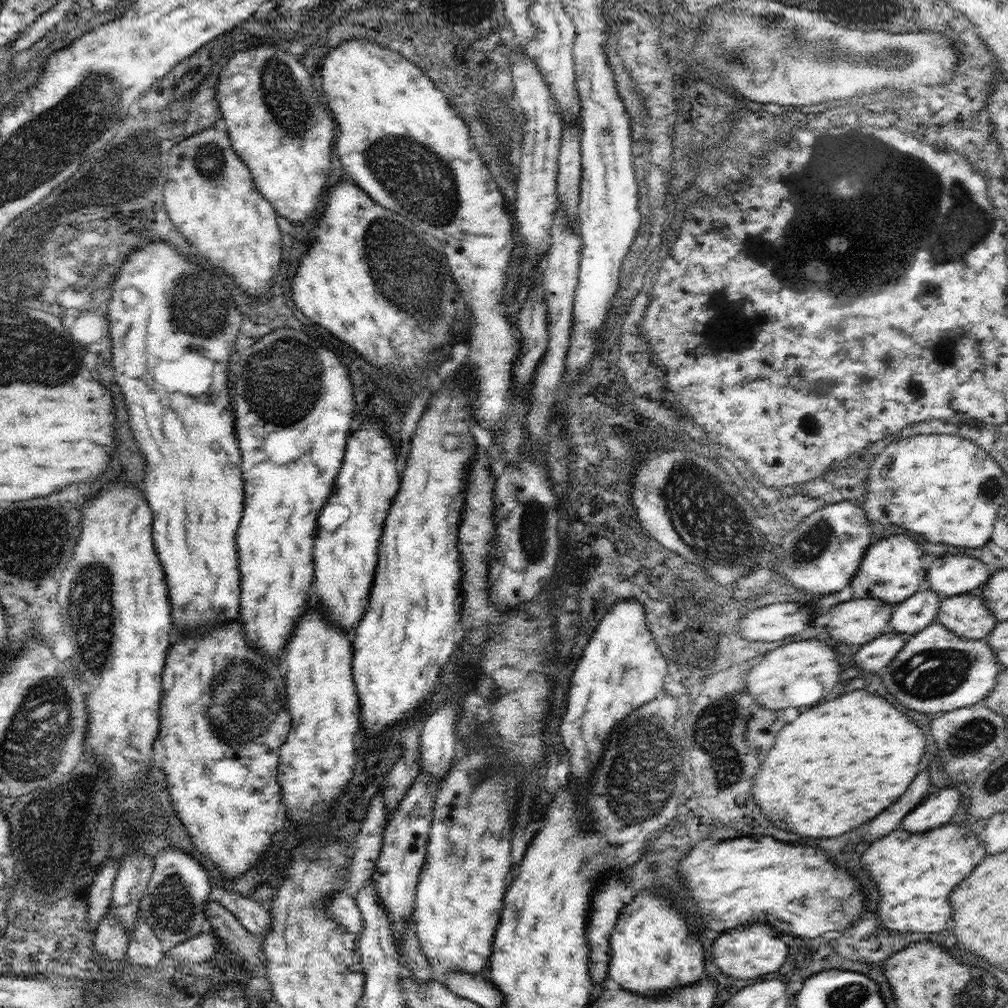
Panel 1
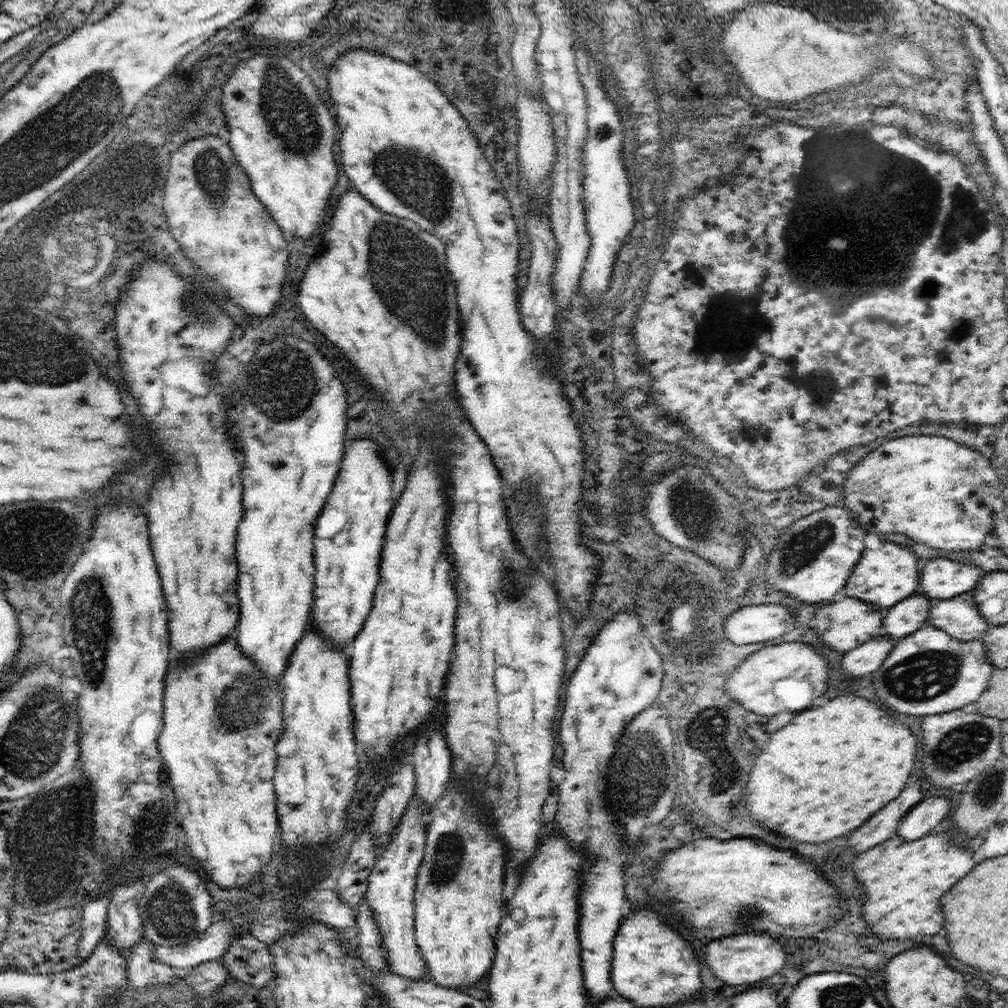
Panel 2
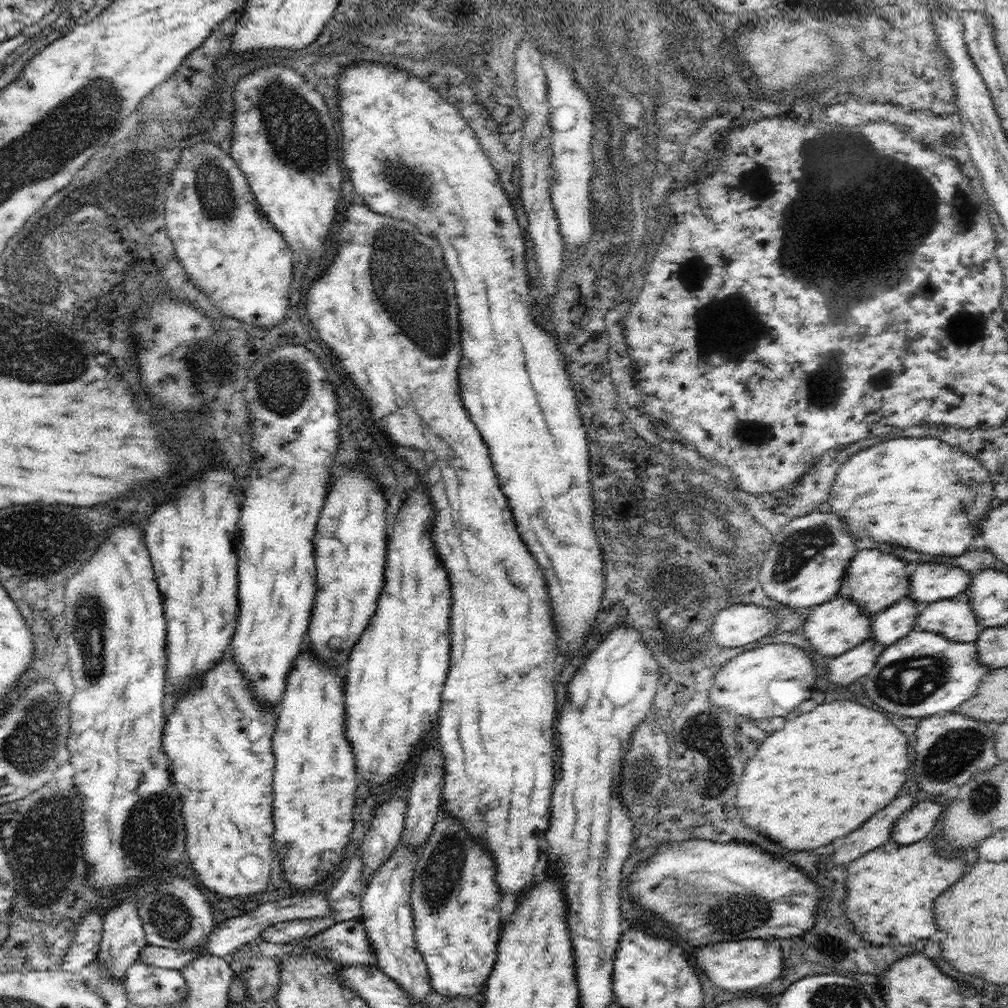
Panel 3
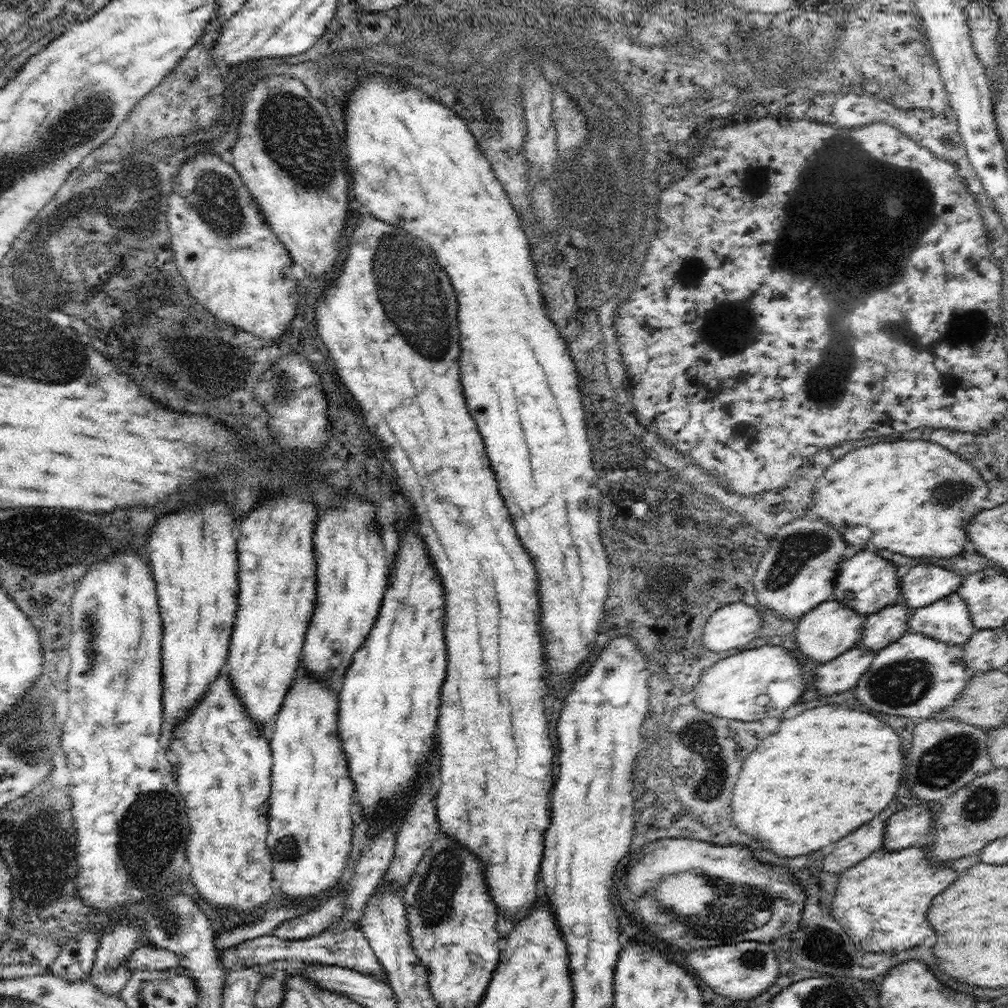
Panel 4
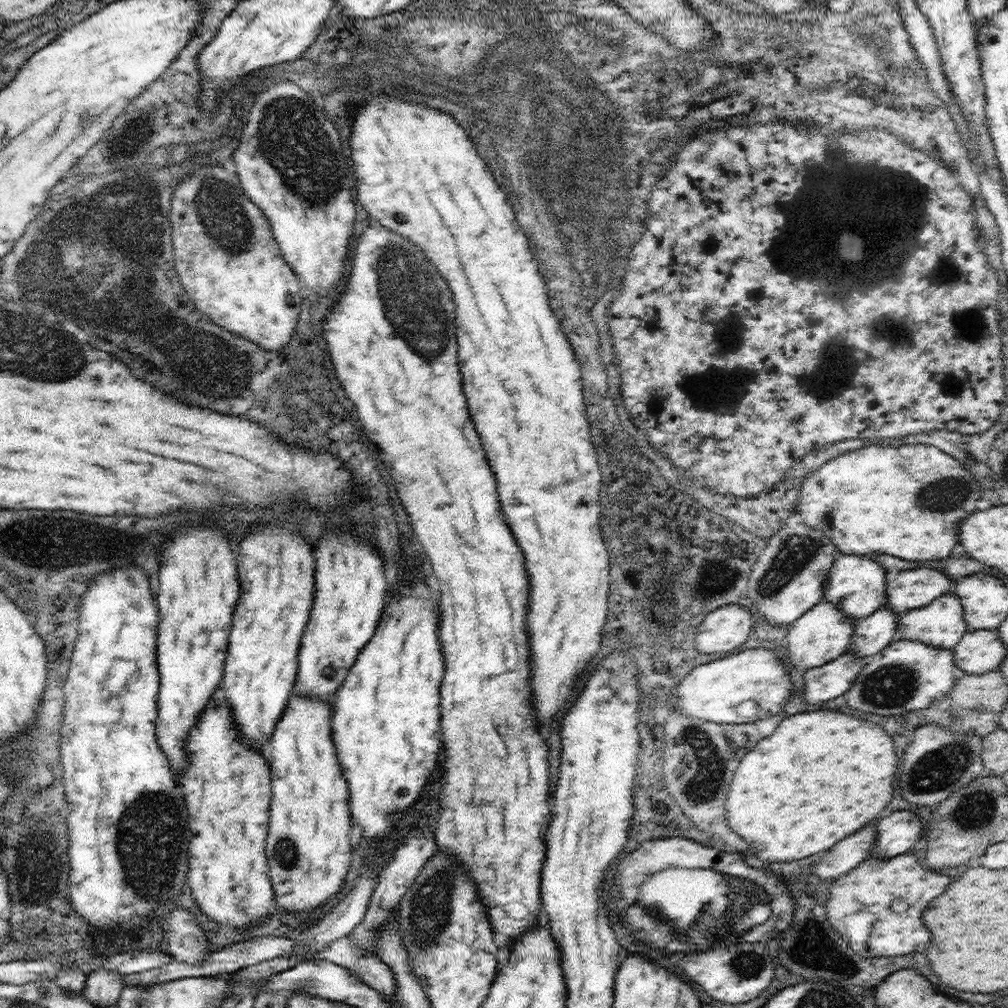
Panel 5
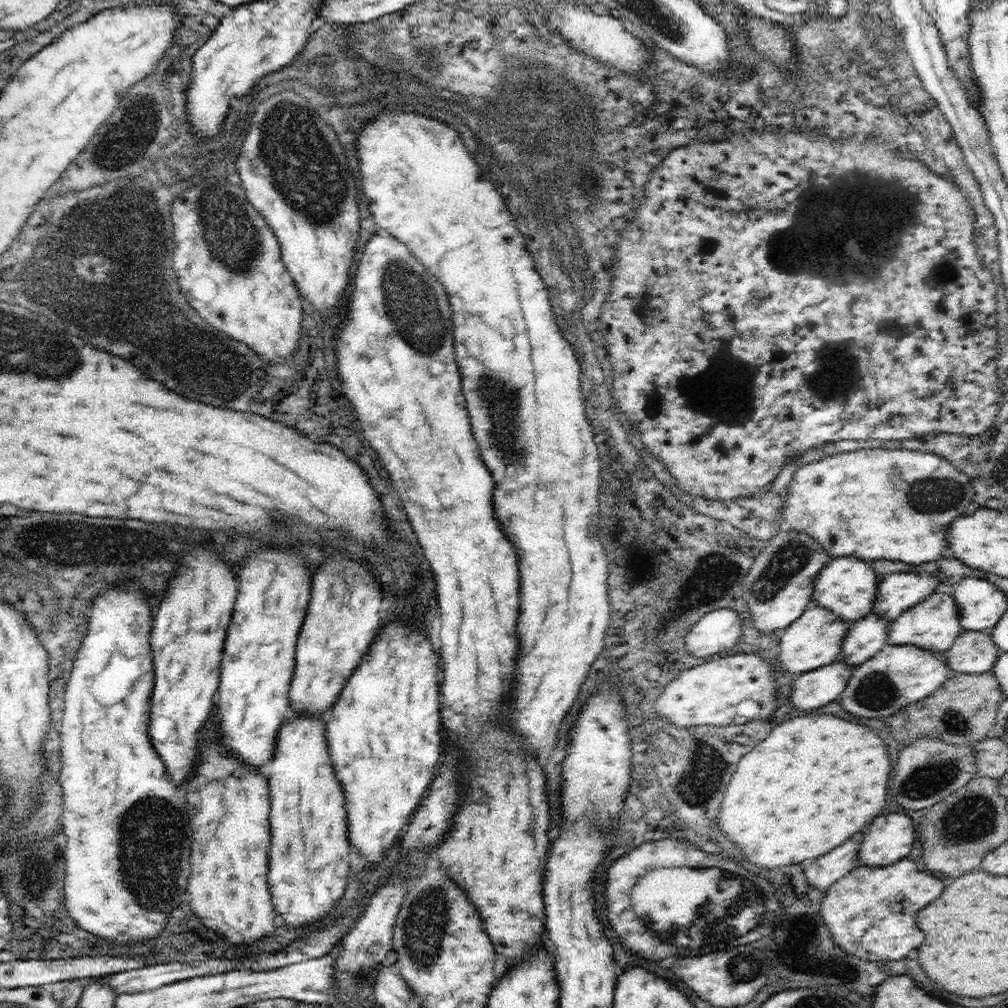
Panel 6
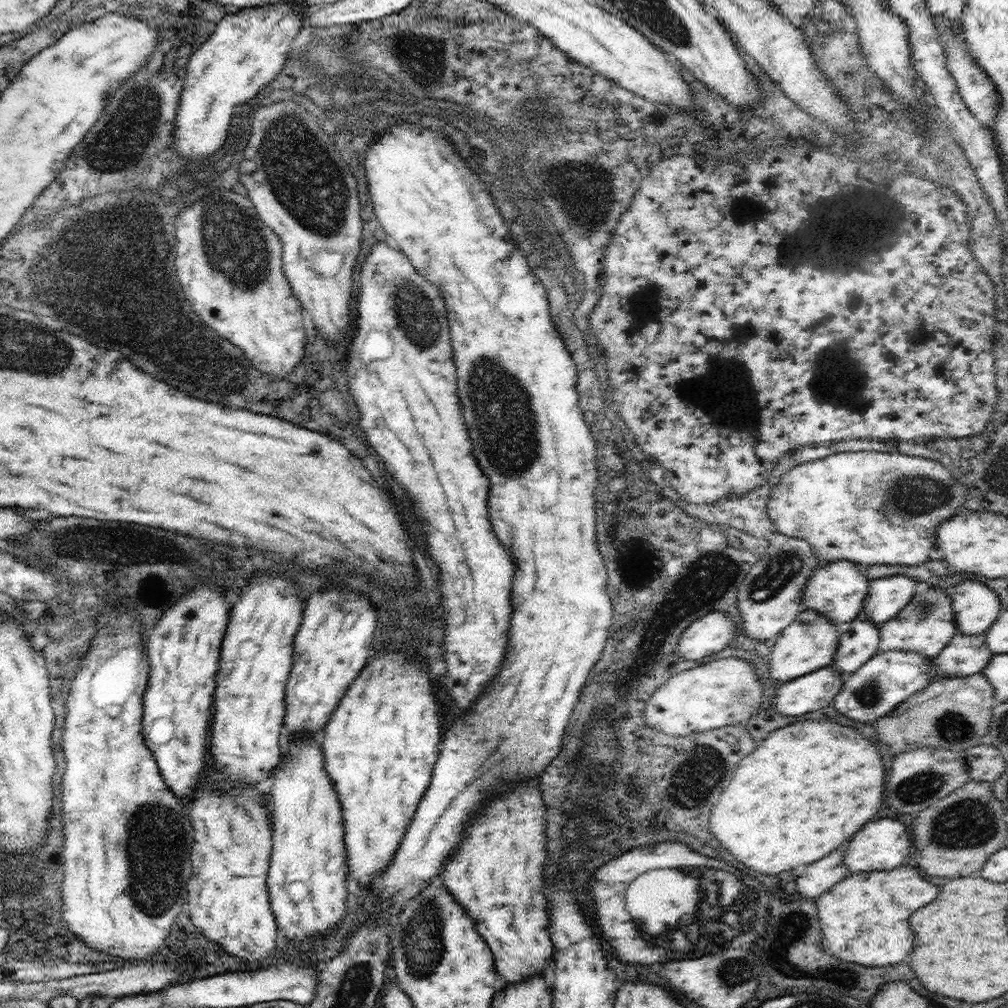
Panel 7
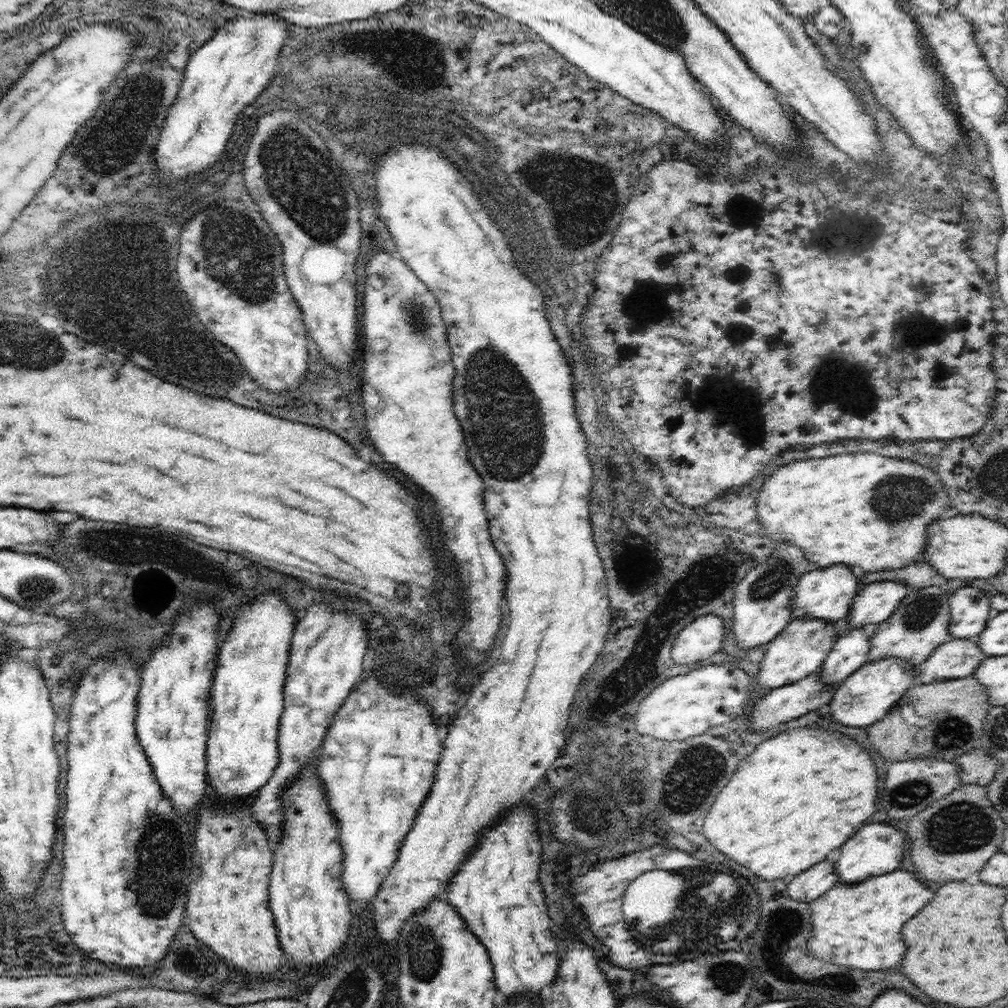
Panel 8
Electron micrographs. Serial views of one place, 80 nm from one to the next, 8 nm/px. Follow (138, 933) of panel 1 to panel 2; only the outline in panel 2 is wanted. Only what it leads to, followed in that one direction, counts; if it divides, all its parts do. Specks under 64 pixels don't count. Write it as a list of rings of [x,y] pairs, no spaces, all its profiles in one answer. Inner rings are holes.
[[[144,936],[142,943],[138,943],[126,954],[125,966],[129,984],[138,992],[145,992],[153,985],[174,985],[180,980],[177,971],[157,962],[153,953],[155,946],[156,944]]]

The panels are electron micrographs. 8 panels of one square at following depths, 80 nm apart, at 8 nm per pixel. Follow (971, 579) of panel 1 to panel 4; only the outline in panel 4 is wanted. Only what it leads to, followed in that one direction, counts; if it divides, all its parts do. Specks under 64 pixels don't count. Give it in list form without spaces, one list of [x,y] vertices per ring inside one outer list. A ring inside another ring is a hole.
[[[924,564],[914,566],[899,580],[900,601],[907,604],[910,609],[928,606],[945,596],[956,593],[957,588],[962,584],[962,579],[963,577],[959,574],[946,568],[940,568],[940,566],[928,566],[928,564],[926,566]]]

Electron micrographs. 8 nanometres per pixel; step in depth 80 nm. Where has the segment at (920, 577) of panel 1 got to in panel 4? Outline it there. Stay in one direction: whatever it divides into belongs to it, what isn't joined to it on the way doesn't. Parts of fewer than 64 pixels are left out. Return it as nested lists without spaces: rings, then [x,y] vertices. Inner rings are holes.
[[[865,548],[852,557],[844,557],[835,576],[834,590],[831,598],[840,604],[853,608],[856,612],[871,615],[882,608],[900,601],[899,580],[896,567],[872,550]]]

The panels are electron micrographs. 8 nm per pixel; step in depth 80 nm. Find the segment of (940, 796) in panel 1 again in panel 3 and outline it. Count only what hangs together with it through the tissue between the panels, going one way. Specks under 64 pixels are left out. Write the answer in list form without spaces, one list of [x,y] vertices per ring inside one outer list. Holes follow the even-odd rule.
[[[932,800],[918,802],[914,808],[904,812],[894,822],[892,838],[898,844],[912,844],[926,838],[937,821],[942,818],[945,808]]]

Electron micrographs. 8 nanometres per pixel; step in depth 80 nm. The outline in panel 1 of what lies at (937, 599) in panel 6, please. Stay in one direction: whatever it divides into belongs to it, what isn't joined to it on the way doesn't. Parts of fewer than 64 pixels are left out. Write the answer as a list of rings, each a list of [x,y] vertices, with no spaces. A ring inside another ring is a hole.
[[[977,591],[942,598],[935,622],[943,624],[958,636],[980,640],[989,636],[997,620],[993,611],[987,607],[986,601],[981,597],[981,593]]]

